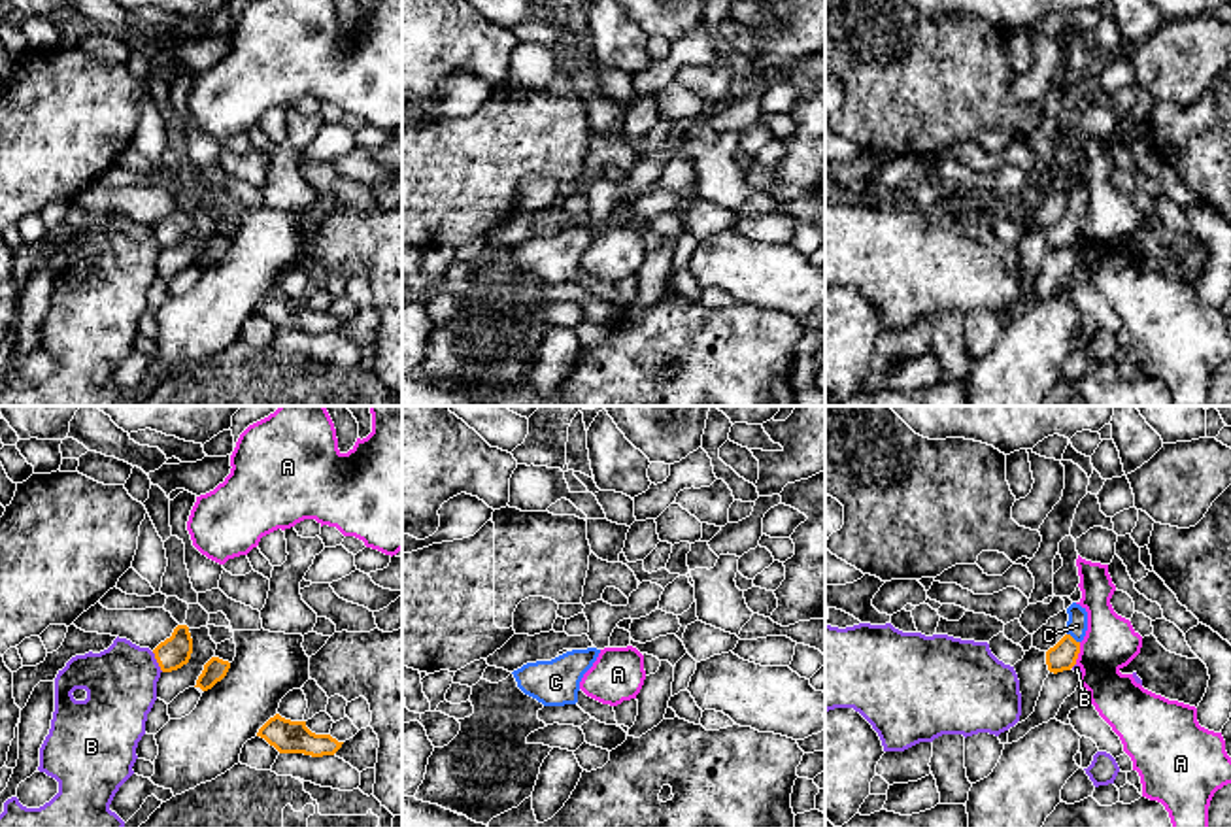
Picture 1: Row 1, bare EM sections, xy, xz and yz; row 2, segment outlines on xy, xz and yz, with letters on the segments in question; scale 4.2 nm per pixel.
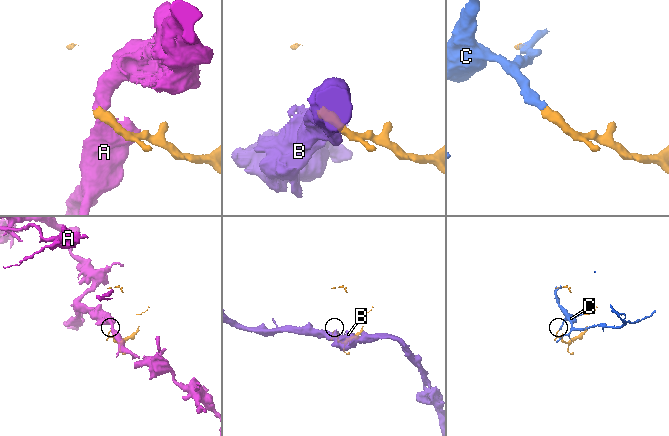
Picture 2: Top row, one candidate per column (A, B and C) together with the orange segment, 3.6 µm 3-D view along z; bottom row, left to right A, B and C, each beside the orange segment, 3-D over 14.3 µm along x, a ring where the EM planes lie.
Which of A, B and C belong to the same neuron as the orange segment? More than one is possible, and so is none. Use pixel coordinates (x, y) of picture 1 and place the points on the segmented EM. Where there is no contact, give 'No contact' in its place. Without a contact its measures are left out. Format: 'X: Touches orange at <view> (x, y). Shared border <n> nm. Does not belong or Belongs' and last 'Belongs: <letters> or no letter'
A: Touches orange at yz (1079, 652). Shared border 100 nm. Does not belong
B: Touches orange at xy (157, 661). Shared border 100 nm. Does not belong
C: Touches orange at yz (1071, 637). Shared border 70 nm. Belongs
Belongs: C

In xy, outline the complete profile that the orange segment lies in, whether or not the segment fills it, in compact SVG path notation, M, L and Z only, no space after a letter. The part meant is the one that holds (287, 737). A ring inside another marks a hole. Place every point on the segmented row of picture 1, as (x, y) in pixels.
M276 714L257 733L279 753L304 753L312 757L334 755L344 742L330 734L315 734L306 721L291 721Z

